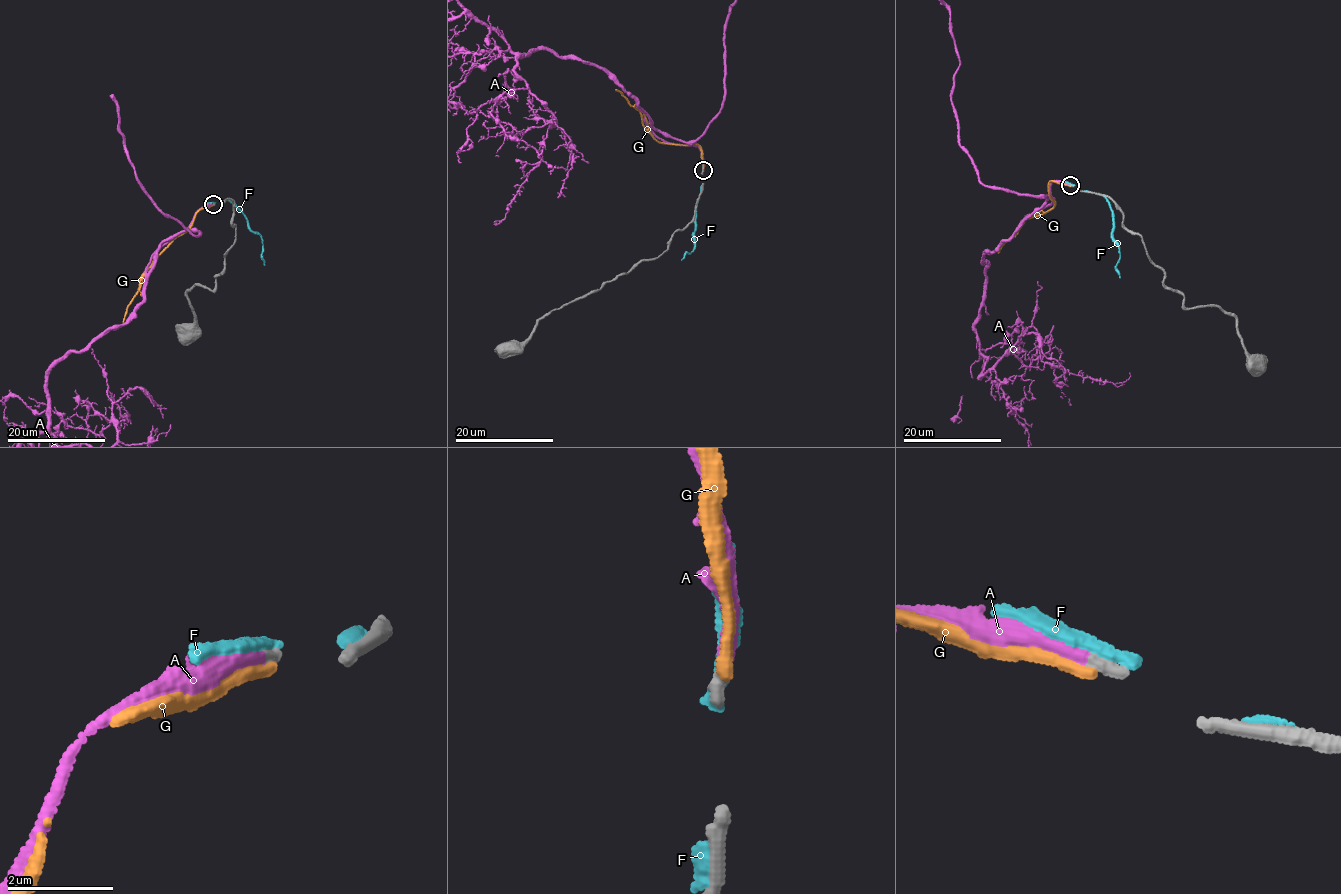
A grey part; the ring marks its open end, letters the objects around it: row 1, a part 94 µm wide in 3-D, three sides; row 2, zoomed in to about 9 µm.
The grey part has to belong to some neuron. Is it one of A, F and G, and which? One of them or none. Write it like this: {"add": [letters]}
{"add": ["A"]}

